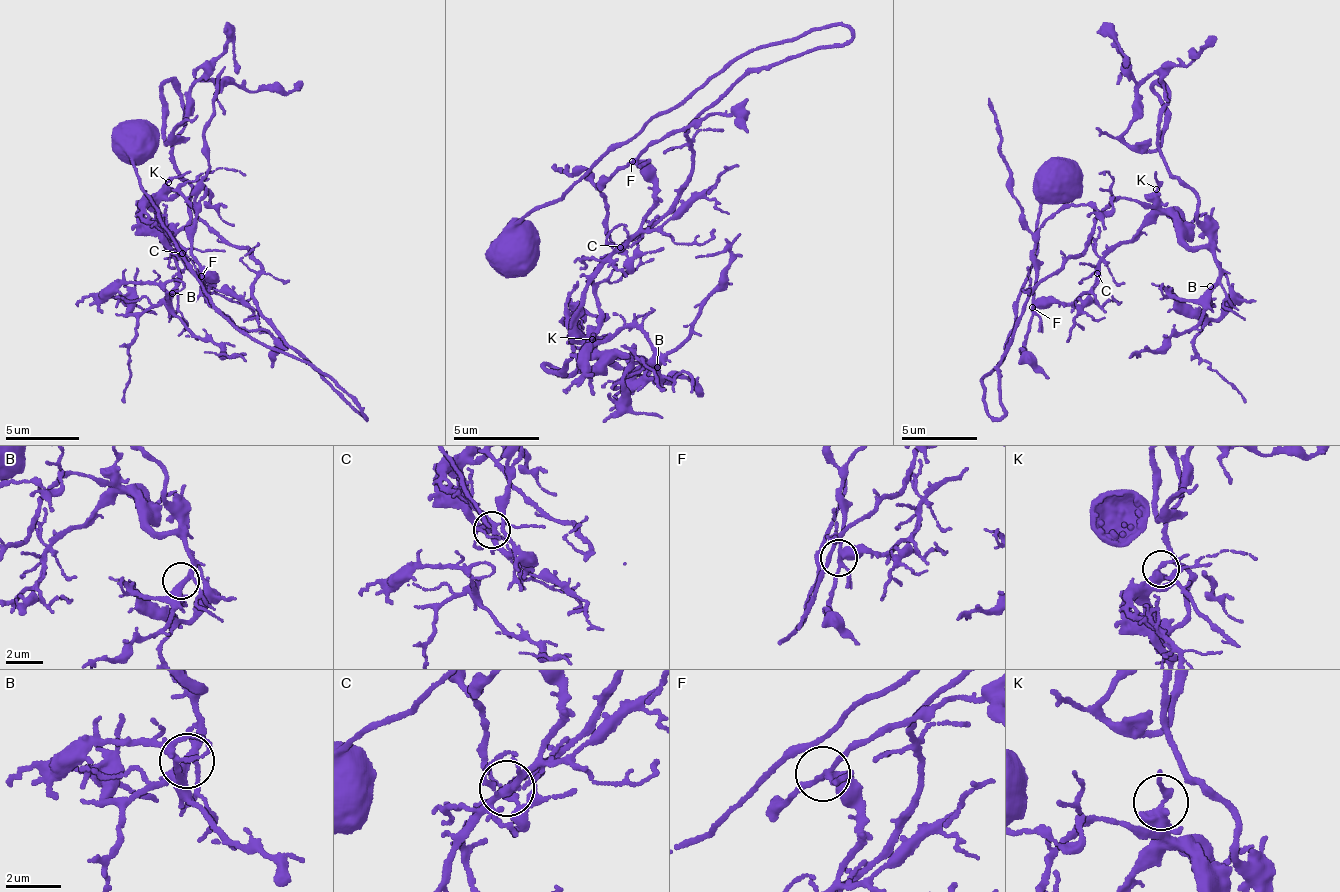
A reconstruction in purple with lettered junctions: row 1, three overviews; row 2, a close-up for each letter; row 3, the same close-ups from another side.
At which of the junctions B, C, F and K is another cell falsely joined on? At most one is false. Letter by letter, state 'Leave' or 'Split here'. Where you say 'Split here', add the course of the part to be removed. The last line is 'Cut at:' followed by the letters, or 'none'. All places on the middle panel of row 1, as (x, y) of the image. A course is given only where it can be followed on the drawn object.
B: Leave
C: Leave
F: Split here. Course of the part to remove: (633, 160), (597, 185), (587, 181), (587, 170), (554, 172), (556, 165)
K: Leave
Cut at: F

